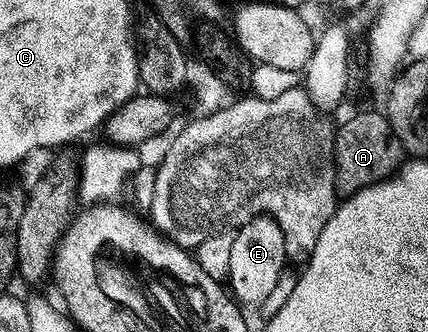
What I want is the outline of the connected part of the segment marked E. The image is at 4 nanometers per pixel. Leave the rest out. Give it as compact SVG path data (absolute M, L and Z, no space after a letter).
M270 216L255 217L249 225L239 226L232 237L230 249L230 269L227 280L230 282L230 293L241 306L263 306L265 299L274 291L278 279L286 272L286 243L282 227Z

